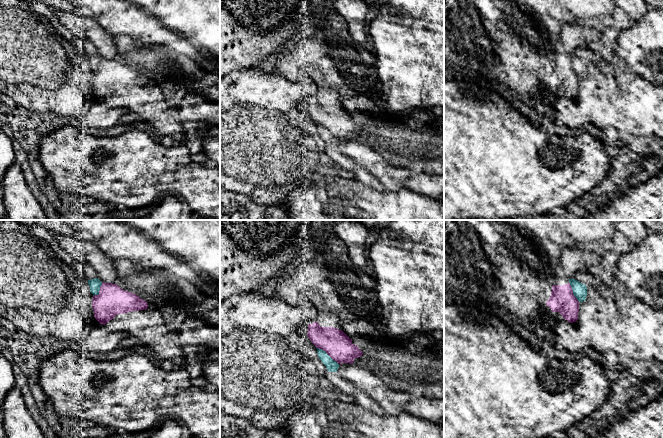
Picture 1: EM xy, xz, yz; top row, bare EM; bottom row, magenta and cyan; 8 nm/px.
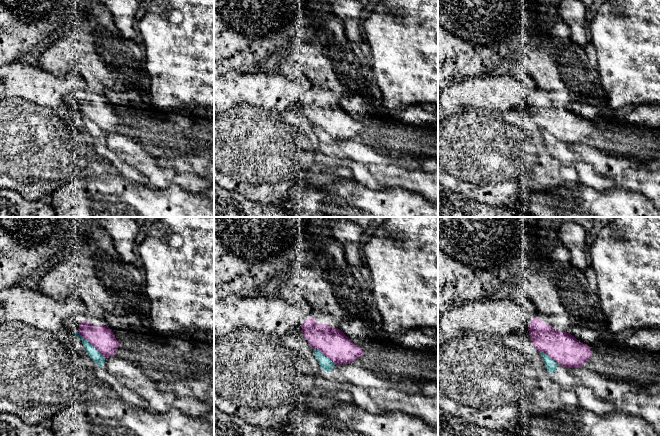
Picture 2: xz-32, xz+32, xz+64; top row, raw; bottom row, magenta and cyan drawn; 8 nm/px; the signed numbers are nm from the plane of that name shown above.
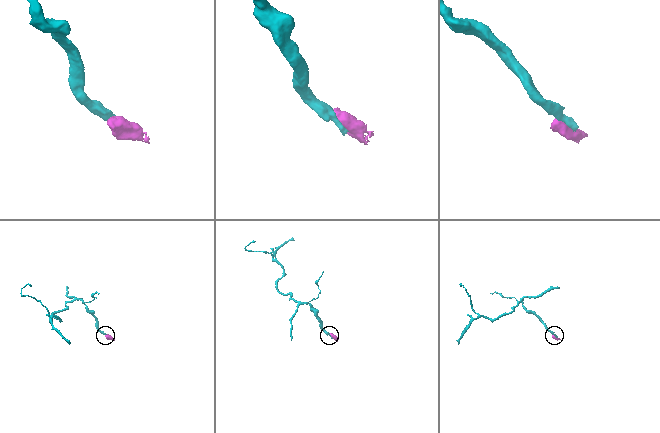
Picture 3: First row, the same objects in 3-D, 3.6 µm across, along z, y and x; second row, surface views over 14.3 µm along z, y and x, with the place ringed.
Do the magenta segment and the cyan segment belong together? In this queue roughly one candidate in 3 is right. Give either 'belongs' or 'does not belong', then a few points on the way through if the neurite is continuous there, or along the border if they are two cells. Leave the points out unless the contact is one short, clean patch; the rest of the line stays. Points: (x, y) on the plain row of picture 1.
does not belong

